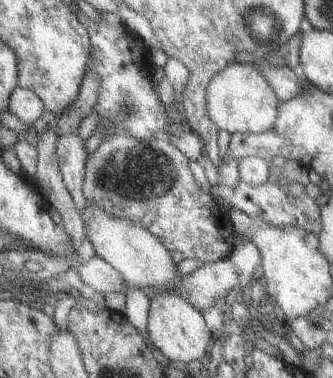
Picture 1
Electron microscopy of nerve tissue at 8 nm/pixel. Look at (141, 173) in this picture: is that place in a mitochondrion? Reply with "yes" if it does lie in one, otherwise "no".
yes

